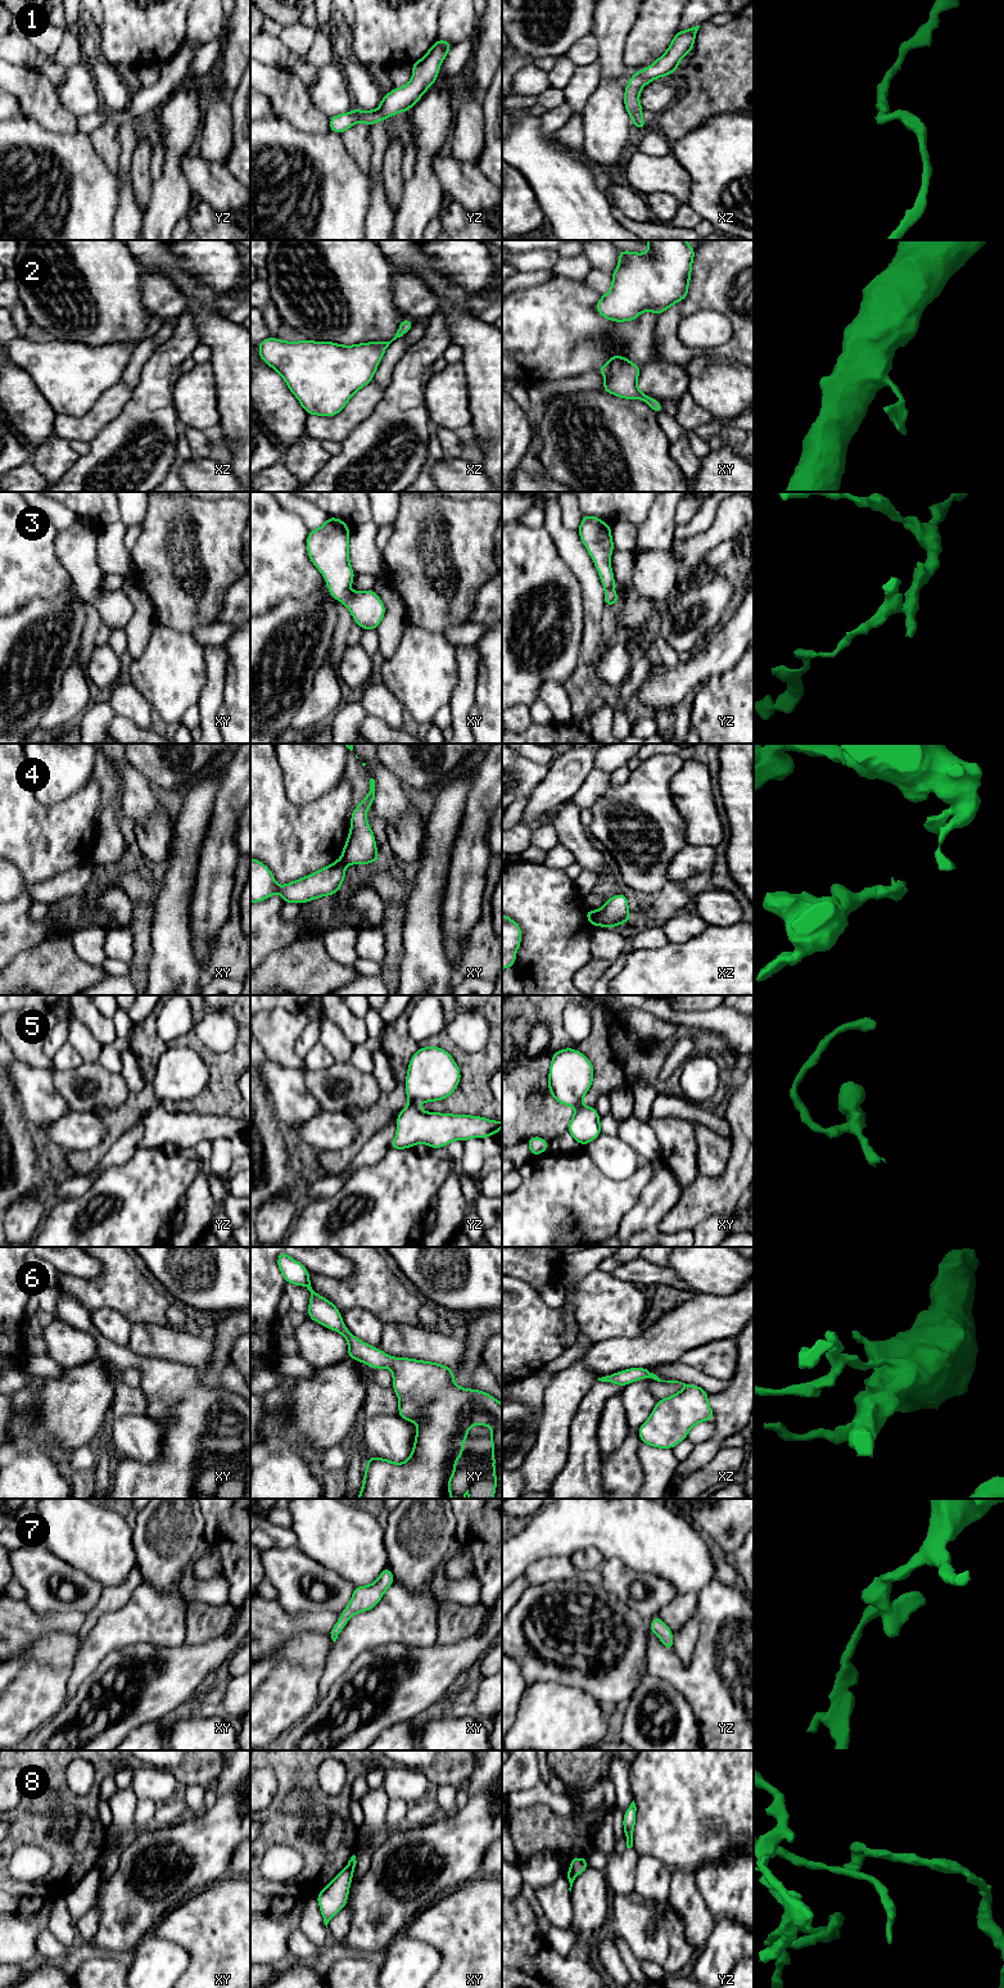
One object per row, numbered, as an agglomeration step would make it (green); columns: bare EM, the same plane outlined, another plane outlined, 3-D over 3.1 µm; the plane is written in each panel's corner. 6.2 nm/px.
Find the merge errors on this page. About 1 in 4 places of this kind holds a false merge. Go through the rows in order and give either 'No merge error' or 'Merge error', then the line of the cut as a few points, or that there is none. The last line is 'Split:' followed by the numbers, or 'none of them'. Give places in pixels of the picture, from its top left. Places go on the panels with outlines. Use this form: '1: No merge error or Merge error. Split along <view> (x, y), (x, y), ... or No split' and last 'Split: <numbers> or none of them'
1: No merge error. No split
2: No merge error. No split
3: No merge error. No split
4: Merge error. Split along xz (595, 912), (595, 921), (592, 924)
5: No merge error. No split
6: No merge error. No split
7: No merge error. No split
8: Merge error. Split along xy (346, 1867), (351, 1874)
Split: 4, 8

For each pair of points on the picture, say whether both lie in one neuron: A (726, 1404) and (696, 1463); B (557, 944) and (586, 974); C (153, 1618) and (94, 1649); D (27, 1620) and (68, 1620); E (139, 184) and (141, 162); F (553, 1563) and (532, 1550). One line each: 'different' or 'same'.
A: same
B: different
C: same
D: same
E: same
F: different

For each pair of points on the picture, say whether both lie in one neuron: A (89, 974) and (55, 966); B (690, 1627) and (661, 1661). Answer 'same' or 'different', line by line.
A: same
B: different

